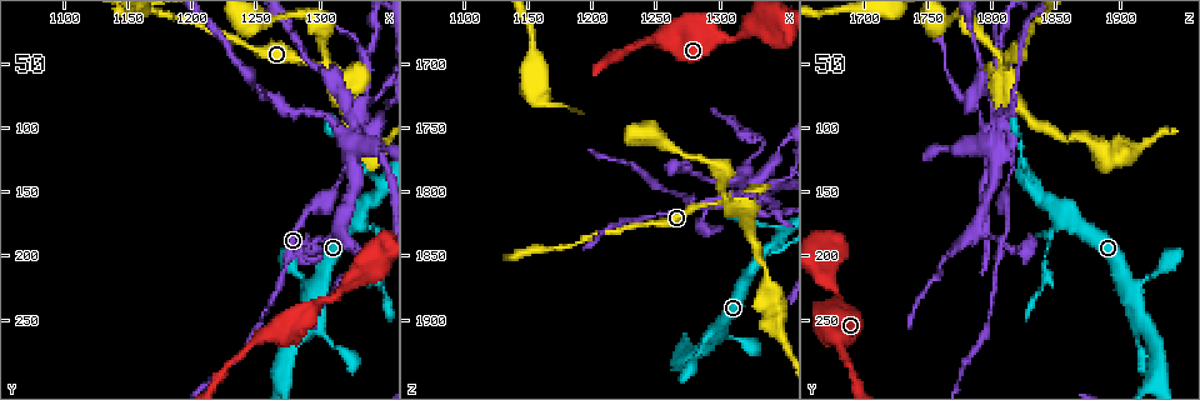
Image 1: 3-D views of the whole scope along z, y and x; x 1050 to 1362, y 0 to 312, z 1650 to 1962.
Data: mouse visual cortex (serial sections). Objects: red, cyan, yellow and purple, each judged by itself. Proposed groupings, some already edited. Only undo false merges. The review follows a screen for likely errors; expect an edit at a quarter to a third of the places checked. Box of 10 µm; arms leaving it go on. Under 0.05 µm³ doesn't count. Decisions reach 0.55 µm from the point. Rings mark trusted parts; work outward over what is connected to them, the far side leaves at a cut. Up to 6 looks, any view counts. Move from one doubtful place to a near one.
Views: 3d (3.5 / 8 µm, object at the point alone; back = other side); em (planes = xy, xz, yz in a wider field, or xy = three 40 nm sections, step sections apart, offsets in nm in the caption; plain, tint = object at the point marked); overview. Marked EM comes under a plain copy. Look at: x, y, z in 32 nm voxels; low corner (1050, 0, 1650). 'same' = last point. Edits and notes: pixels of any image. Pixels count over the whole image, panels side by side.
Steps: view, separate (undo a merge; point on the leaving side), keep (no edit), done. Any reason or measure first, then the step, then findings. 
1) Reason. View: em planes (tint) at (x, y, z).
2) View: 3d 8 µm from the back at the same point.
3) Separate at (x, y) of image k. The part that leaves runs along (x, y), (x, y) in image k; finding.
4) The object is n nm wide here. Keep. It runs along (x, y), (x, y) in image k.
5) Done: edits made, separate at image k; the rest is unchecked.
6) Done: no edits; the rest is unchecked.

Three arms meet. View: 3d 8 µm at (1330, 170, 1854).

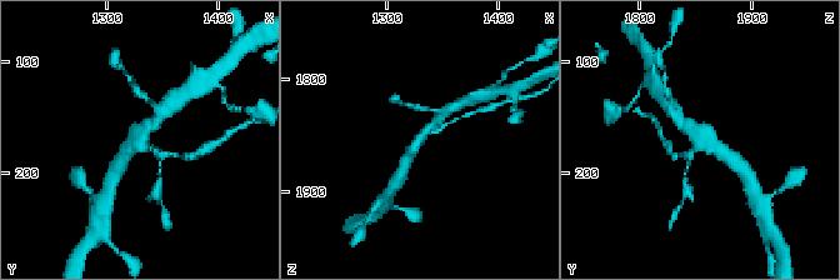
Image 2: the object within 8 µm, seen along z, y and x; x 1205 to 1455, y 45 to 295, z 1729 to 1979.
View: em xy step 5 (tint) at the same point.

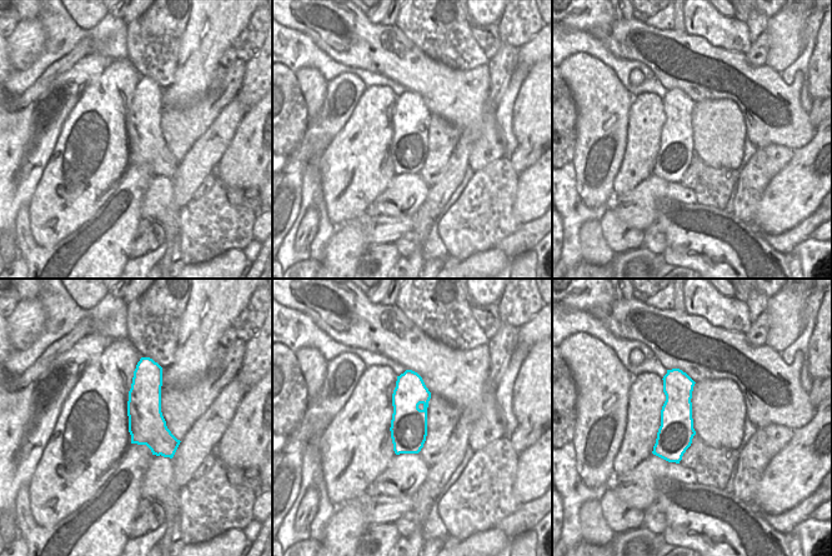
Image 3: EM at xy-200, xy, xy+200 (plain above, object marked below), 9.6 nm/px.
Keep. It runs along (728, 156), (679, 120) in image 2; all the same cell.

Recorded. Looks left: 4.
Arms part here. View: 3d 8 µm at (1302, 52, 1808).

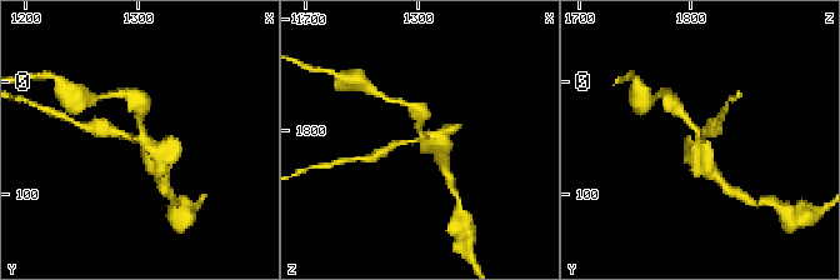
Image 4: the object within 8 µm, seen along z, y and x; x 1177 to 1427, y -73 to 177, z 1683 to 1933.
Zoom in. View: 3d 3.5 µm at the same point.

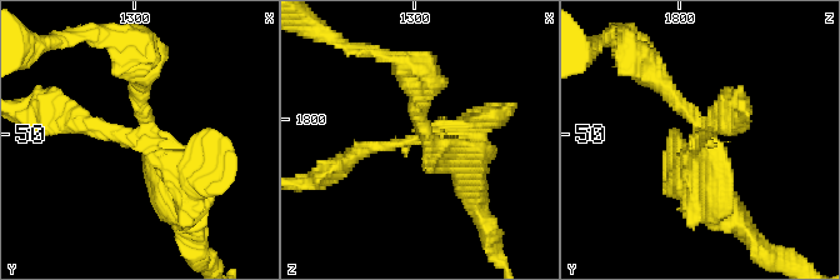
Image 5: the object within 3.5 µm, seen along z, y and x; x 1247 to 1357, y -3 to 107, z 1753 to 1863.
Need the tissue. View: em xy step 2 (tint) at (1305, 52, 1809).

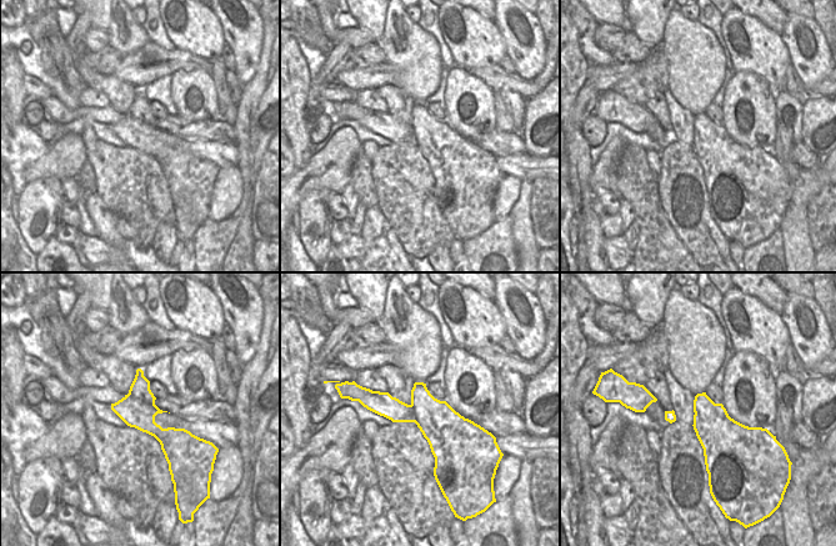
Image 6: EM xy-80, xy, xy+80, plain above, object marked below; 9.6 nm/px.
3 arms meet here; the arms are 200, 200, 450 nm wide. Separate at (173, 184) of image 5. The part that leaves runs along (126, 135), (184, 174), (188, 220) in image 5; two cells meet here.

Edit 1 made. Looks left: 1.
Done: edits made, separate at image 5; the rest is unchecked.

